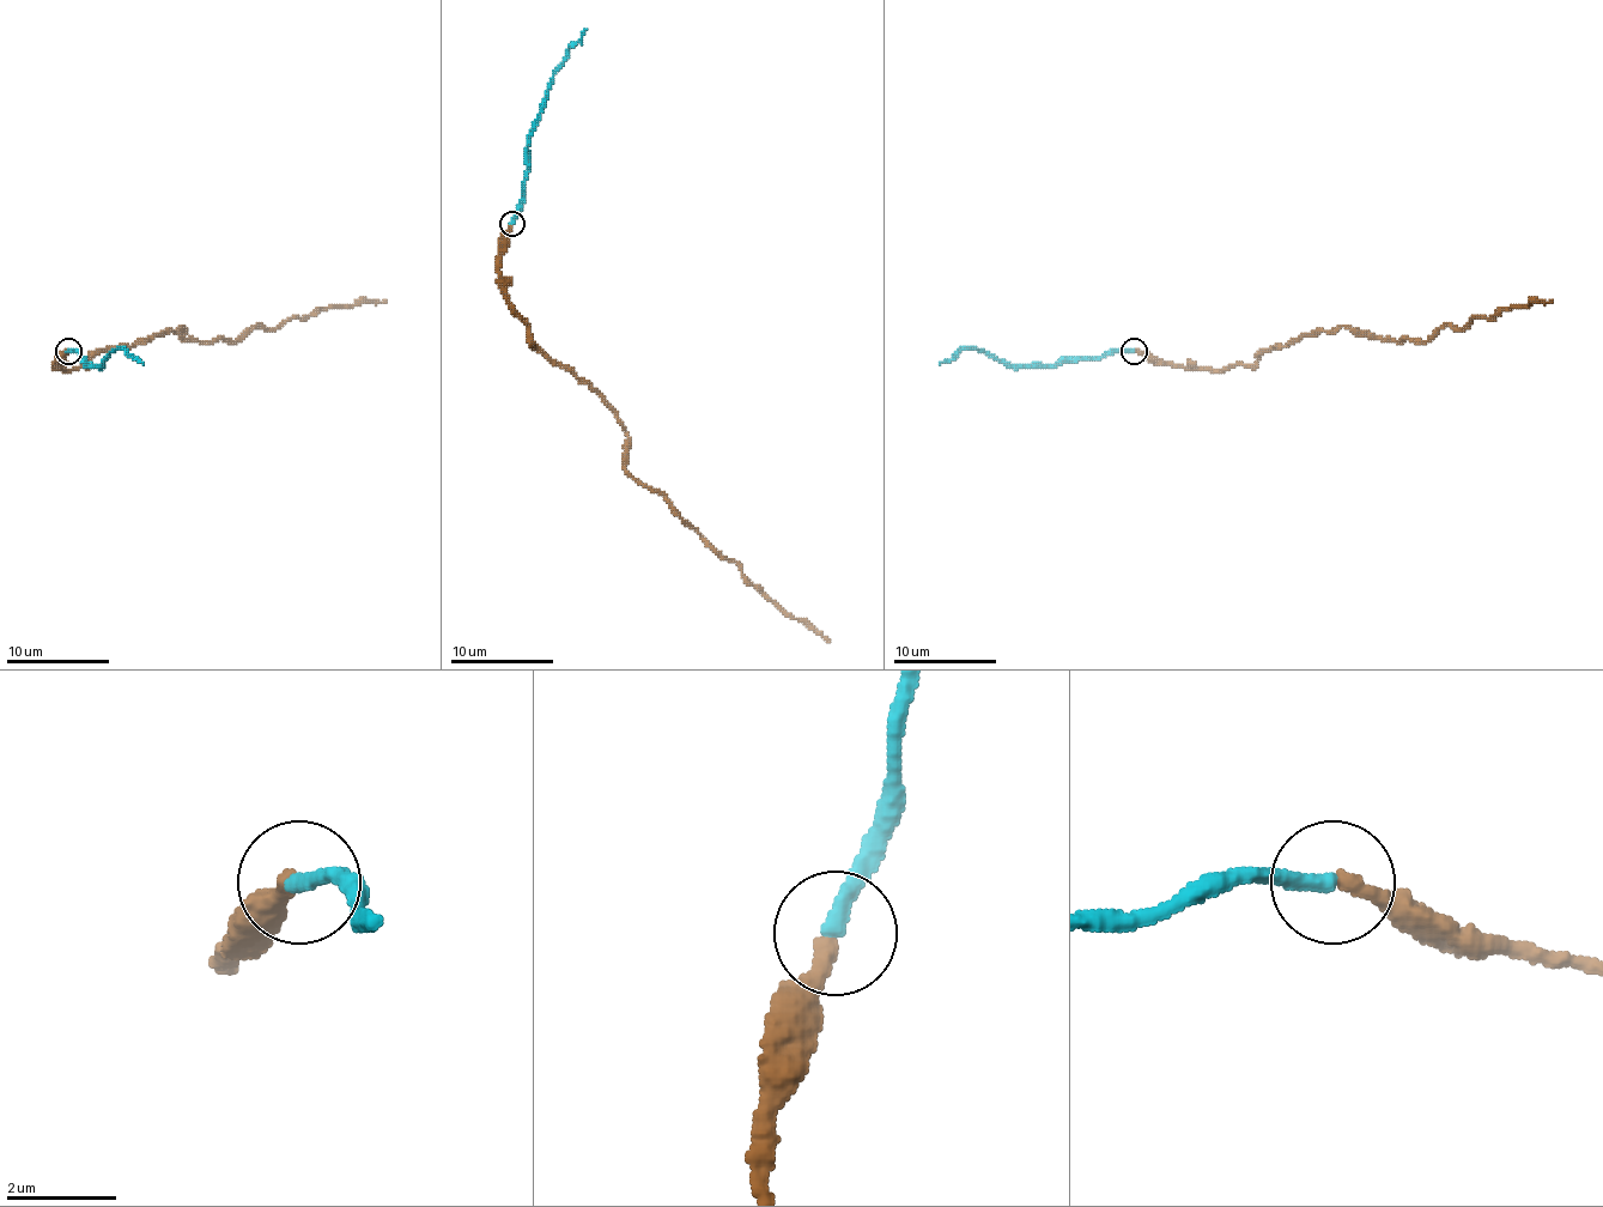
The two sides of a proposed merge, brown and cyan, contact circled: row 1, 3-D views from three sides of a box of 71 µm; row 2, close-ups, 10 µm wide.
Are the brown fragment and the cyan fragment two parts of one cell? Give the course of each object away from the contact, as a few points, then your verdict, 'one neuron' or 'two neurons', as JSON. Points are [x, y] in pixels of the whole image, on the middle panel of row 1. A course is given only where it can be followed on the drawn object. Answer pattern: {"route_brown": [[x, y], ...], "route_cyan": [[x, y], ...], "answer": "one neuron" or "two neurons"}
{"route_brown": [[511, 225], [498, 265], [501, 292], [529, 341], [615, 414], [625, 432], [625, 468], [830, 642]], "route_cyan": [[511, 223], [524, 189], [529, 129], [558, 65], [587, 29]], "answer": "one neuron"}

